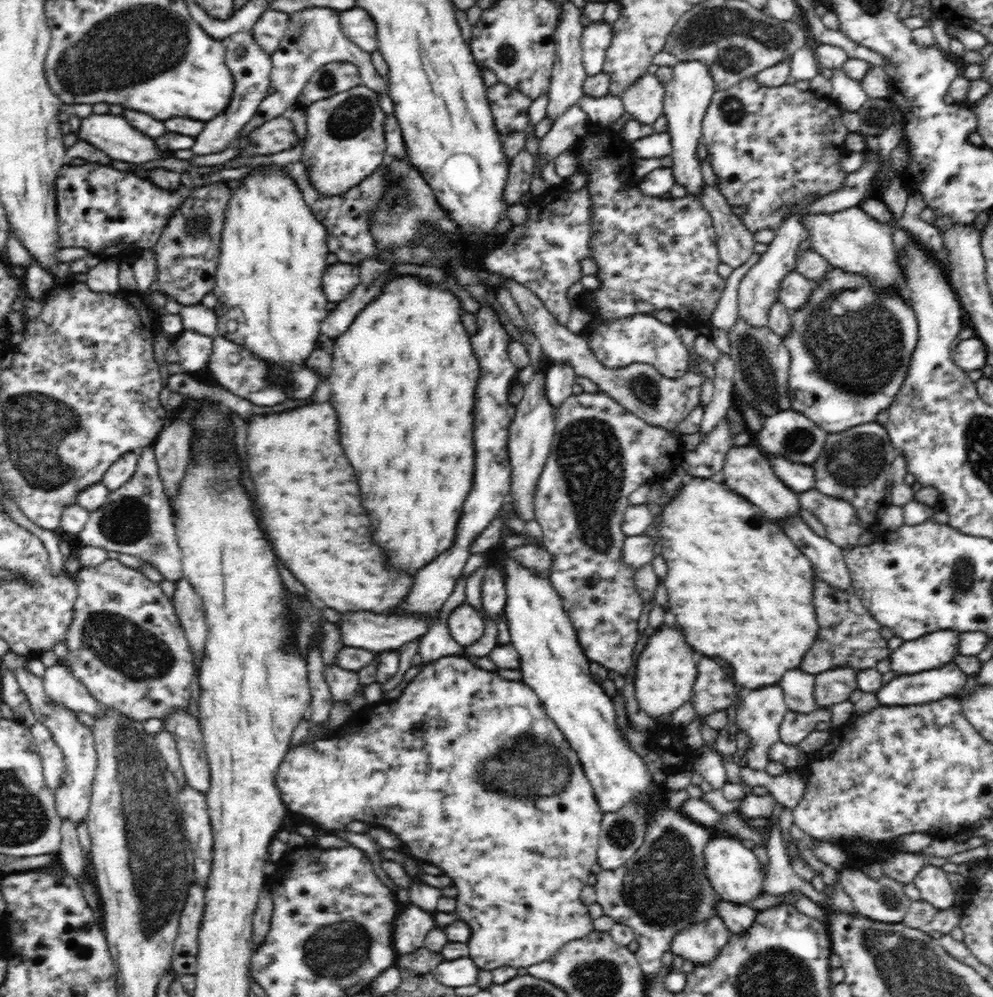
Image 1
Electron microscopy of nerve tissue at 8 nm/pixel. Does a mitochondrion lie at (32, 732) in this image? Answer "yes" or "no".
no

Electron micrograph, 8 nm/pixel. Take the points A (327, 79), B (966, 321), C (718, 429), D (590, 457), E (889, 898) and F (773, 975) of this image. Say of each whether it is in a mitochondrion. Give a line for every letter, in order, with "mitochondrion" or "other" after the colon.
A: mitochondrion
B: other
C: other
D: mitochondrion
E: mitochondrion
F: mitochondrion

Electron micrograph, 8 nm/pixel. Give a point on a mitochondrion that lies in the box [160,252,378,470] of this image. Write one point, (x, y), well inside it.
(273, 382)

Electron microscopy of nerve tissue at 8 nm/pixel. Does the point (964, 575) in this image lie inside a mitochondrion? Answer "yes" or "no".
yes

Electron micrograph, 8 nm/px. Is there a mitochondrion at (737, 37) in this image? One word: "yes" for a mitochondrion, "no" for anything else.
yes

